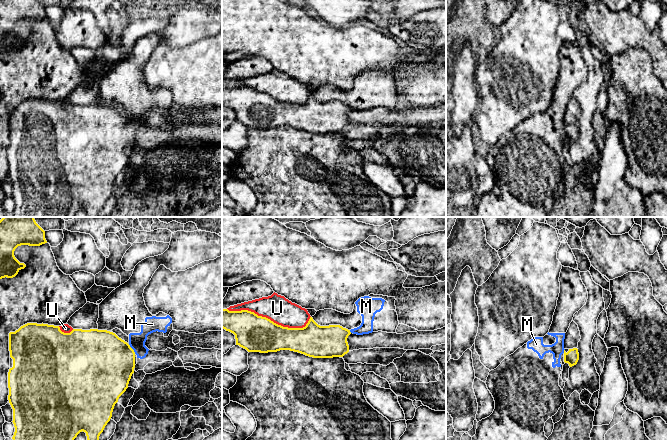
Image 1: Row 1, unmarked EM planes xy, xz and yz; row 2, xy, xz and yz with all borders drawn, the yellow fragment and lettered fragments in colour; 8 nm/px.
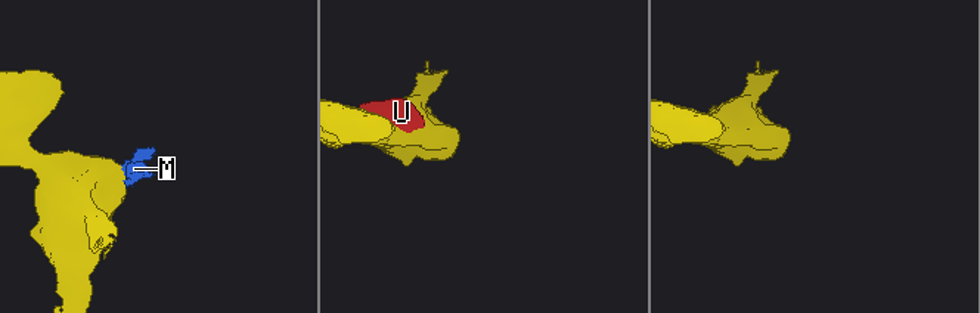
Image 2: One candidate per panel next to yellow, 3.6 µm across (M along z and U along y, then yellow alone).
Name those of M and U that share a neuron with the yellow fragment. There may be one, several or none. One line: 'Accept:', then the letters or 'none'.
Accept: none

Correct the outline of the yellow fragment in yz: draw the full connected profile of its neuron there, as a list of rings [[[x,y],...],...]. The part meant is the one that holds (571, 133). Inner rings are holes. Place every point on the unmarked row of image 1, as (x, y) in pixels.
[[[577,124],[569,125],[566,129],[564,126],[564,138],[568,139],[570,143],[577,140],[579,136],[579,129]]]

